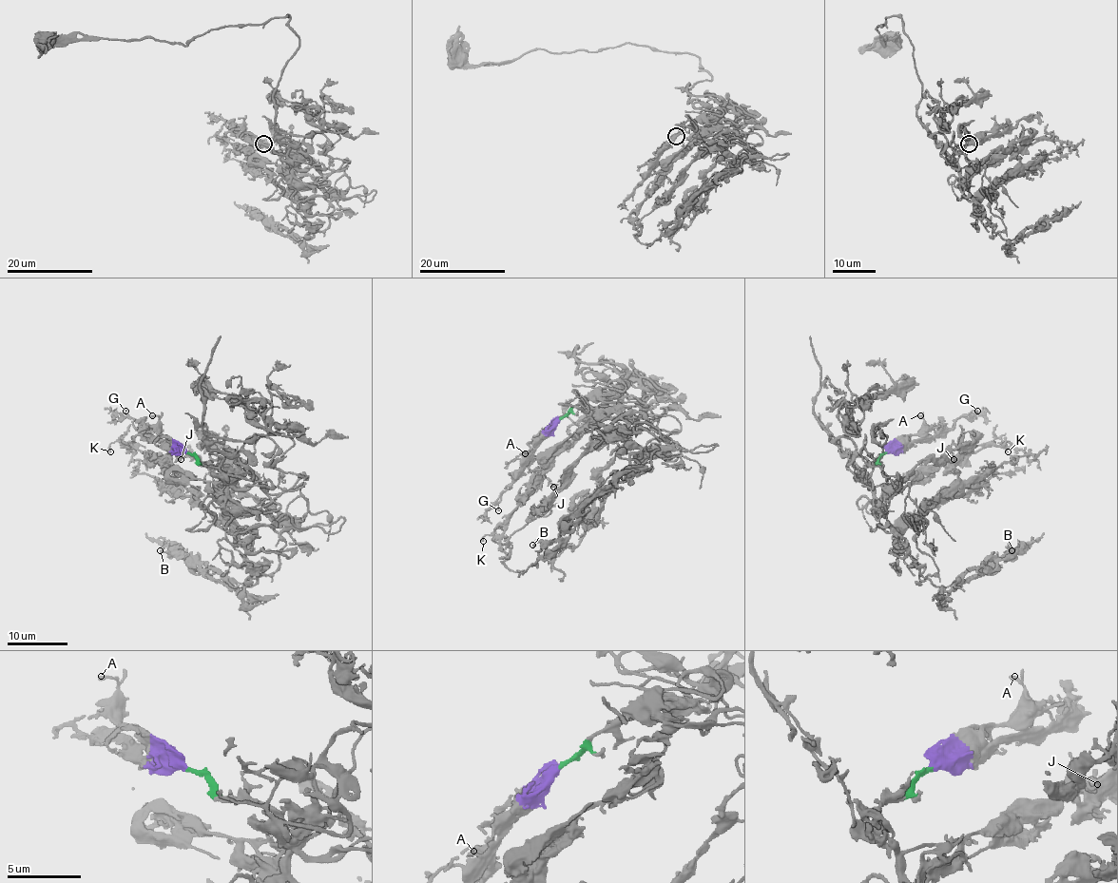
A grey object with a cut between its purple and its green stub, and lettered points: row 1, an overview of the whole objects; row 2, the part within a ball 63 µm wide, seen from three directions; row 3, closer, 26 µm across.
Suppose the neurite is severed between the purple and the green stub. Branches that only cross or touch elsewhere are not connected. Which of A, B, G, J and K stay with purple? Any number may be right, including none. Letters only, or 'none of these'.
A, G

